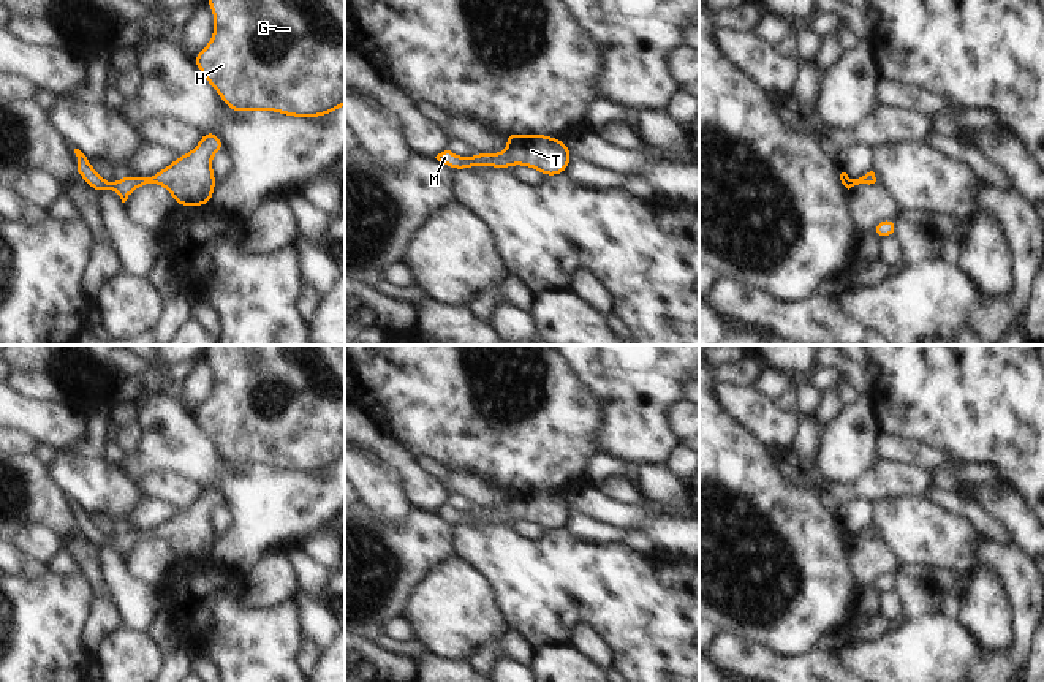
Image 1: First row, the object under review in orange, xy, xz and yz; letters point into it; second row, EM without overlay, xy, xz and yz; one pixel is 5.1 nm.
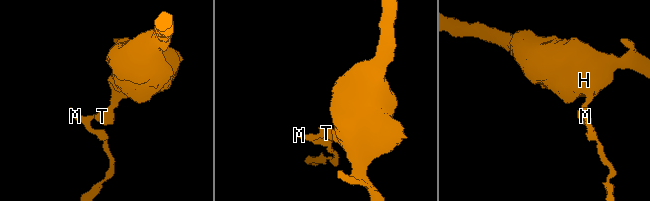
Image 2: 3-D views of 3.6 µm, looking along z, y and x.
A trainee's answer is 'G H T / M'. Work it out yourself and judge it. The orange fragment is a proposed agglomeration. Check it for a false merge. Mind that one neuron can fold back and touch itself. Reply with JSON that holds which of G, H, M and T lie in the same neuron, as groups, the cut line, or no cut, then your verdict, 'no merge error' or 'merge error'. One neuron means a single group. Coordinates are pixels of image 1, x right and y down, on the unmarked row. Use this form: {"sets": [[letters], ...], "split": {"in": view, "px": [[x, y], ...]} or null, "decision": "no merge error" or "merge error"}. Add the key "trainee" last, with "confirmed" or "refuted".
{"sets": [["G", "H", "M", "T"]], "split": null, "decision": "no merge error", "trainee": "refuted"}

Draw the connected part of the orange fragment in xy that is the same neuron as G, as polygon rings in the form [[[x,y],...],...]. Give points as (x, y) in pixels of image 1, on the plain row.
[[[209,345],[206,354],[214,366],[214,389],[193,416],[231,465],[275,465],[291,472],[321,472],[345,459],[345,345]]]

